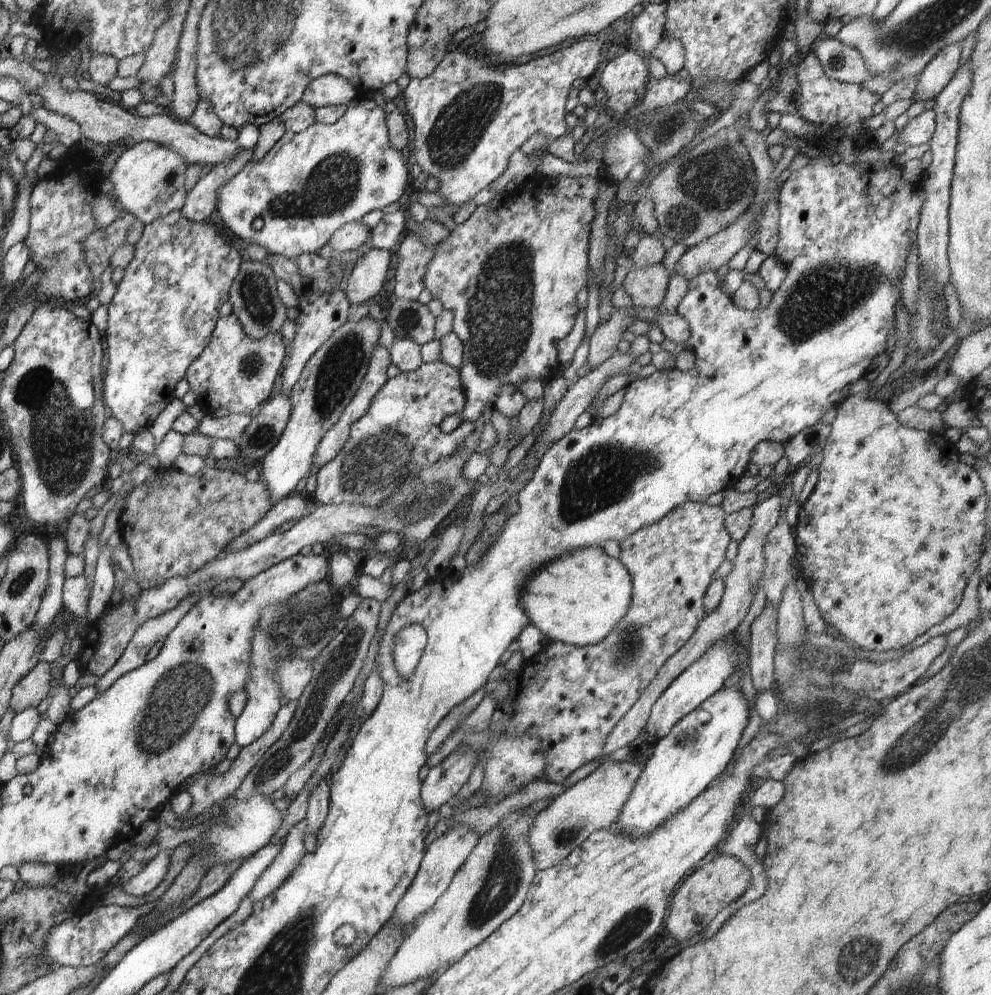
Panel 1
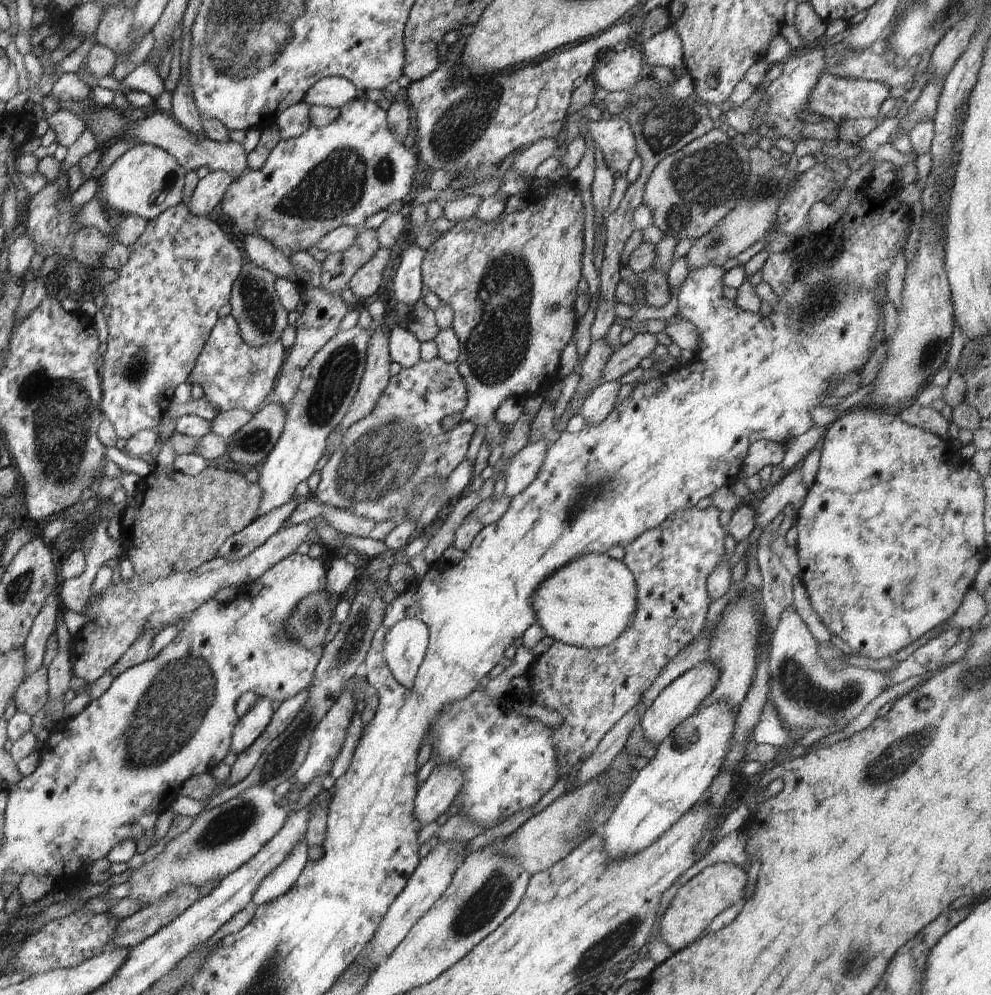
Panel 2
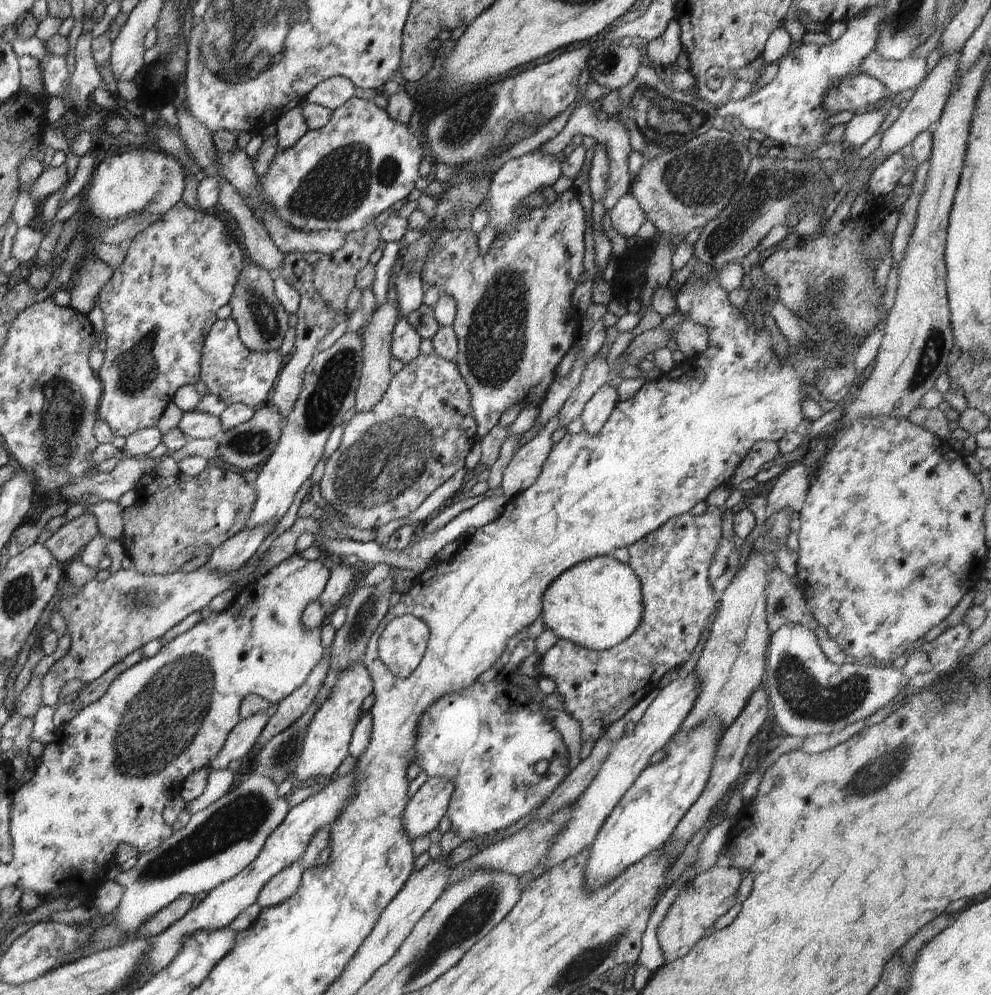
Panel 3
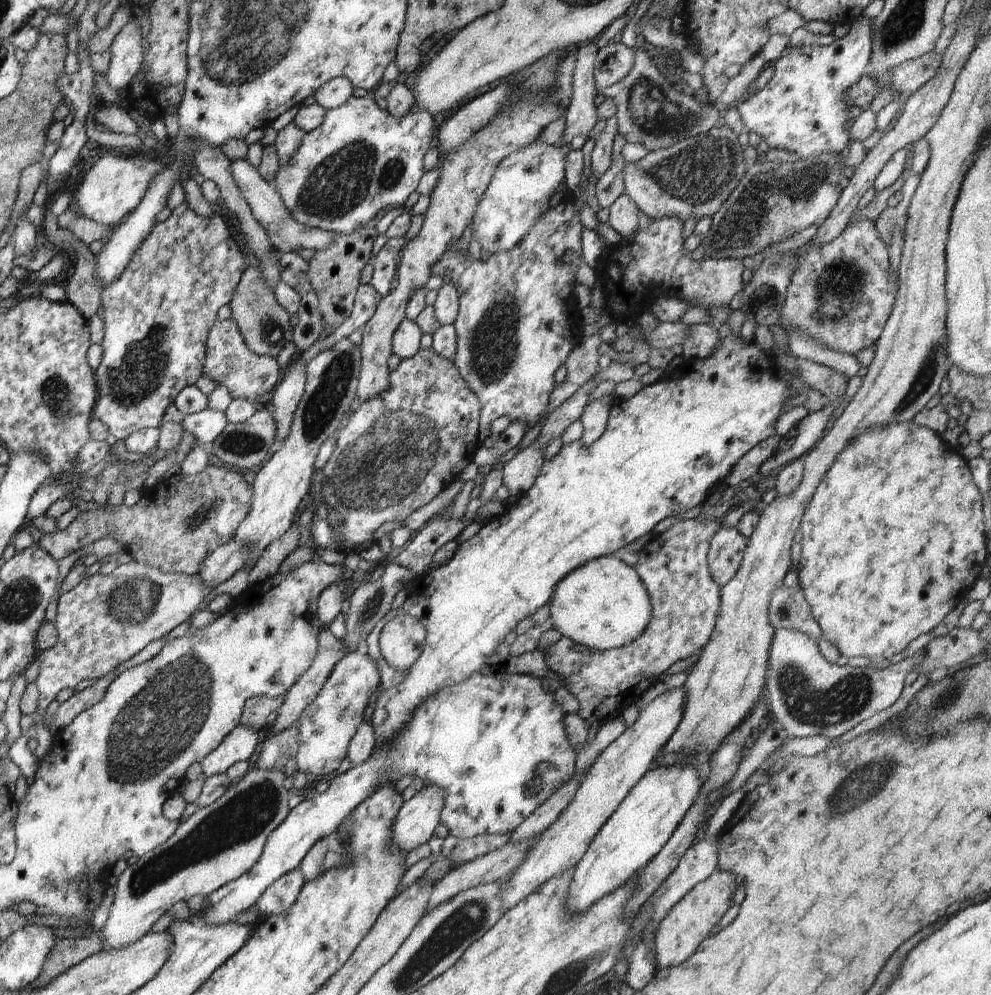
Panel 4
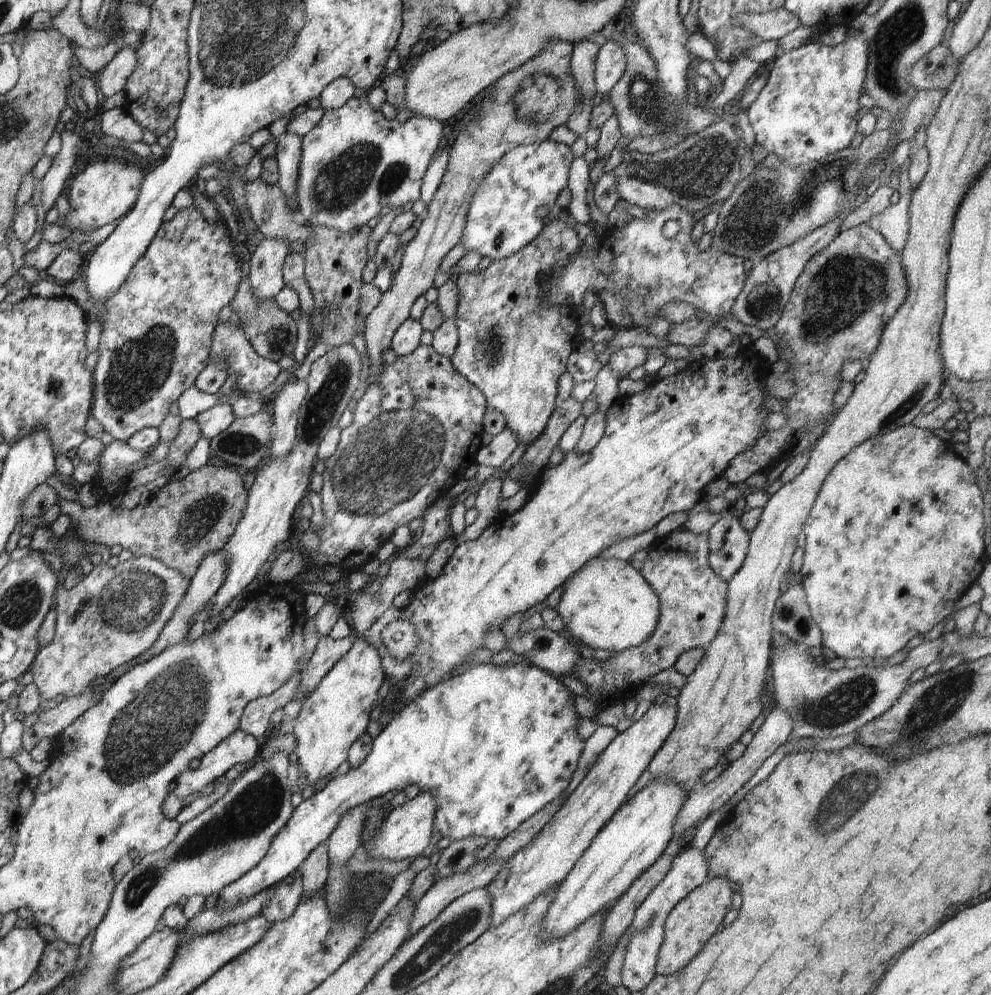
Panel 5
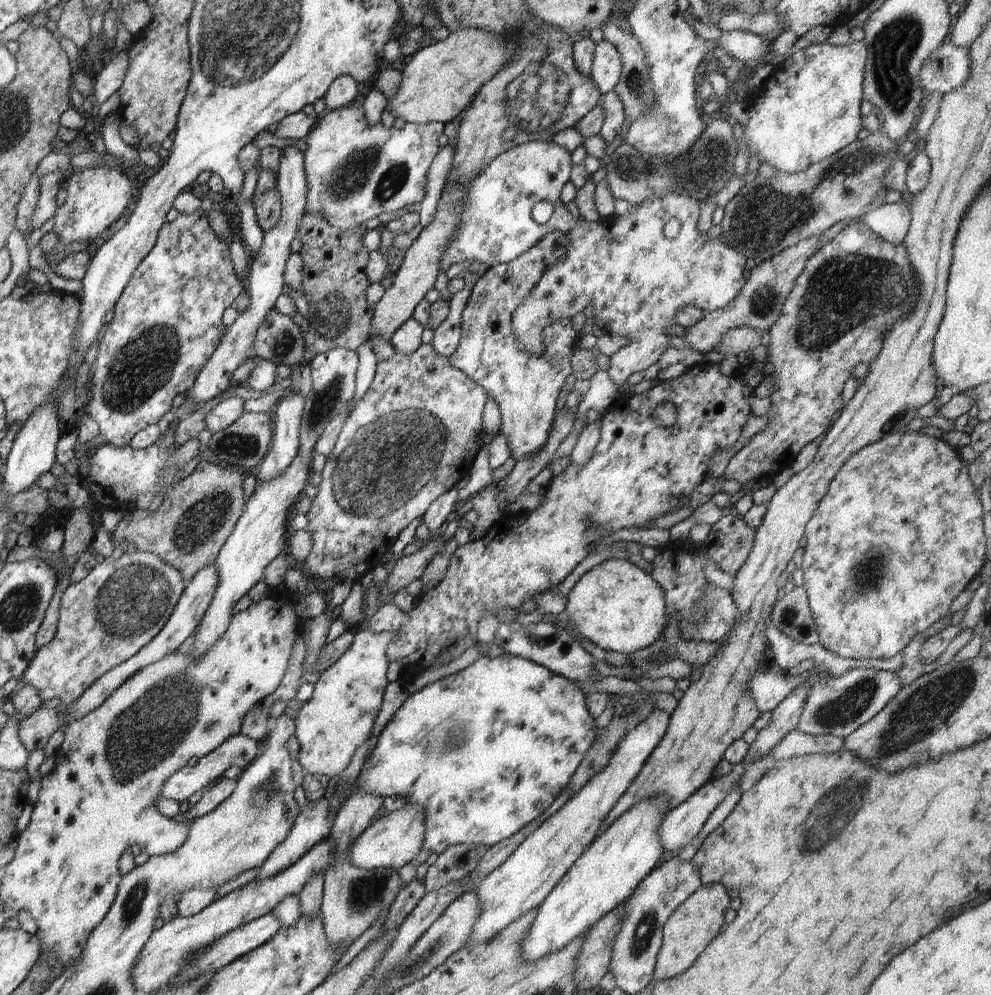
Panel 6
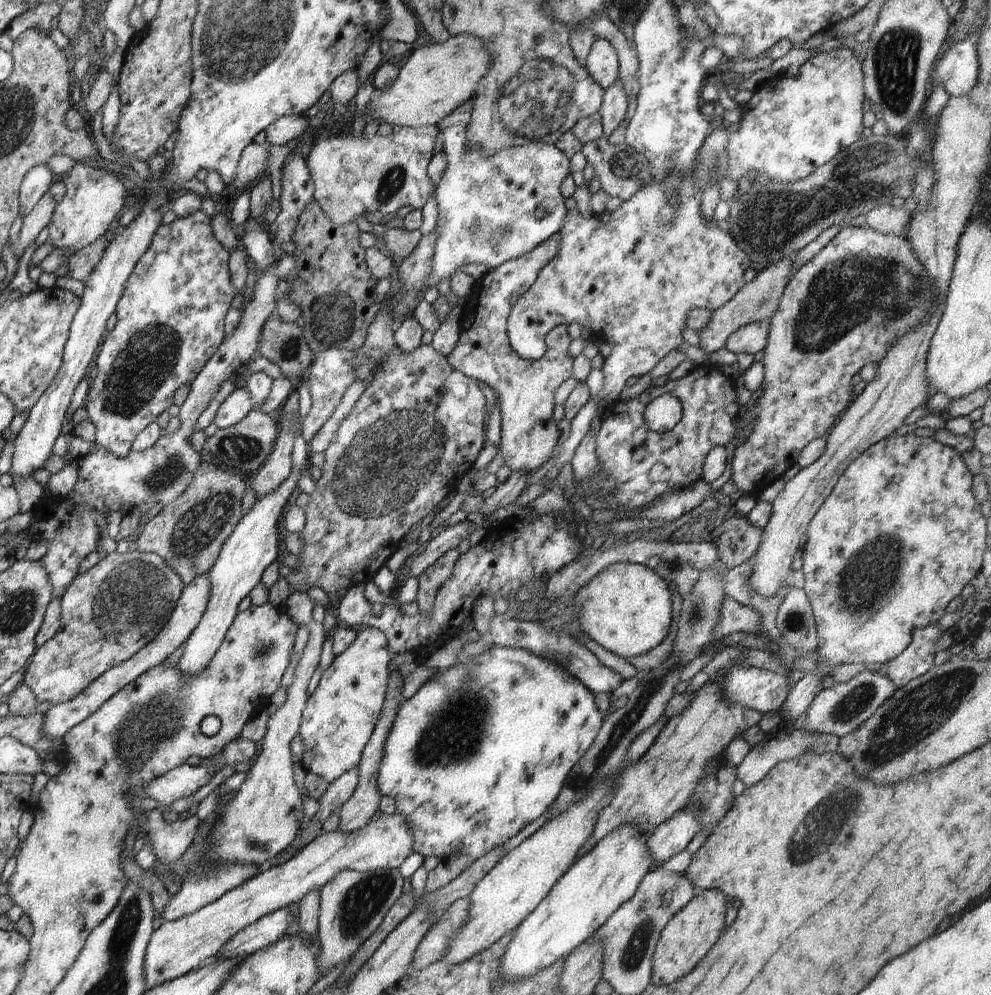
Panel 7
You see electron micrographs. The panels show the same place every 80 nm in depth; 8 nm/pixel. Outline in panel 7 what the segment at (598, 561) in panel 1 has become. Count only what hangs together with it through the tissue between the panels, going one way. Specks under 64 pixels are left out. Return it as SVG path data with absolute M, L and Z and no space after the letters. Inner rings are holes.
M614 563L604 567L574 594L581 630L600 646L622 658L647 653L666 638L672 618L669 583L645 564Z

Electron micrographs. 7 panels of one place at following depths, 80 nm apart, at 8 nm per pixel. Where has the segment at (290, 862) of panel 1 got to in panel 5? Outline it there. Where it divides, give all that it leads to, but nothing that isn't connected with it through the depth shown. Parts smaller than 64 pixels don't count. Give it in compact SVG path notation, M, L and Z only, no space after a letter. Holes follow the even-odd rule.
M300 874L288 875L267 894L262 907L262 916L269 922L288 920L302 898L303 888Z

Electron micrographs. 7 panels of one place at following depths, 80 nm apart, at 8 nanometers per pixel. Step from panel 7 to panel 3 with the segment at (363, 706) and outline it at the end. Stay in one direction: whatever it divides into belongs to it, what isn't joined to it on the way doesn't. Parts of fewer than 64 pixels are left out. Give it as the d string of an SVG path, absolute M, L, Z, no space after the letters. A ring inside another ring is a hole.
M362 660L360 663L352 665L349 669L340 671L336 678L331 678L334 682L330 688L329 696L325 703L315 713L302 744L302 754L292 779L301 784L312 783L313 776L330 778L338 770L338 766L349 753L349 742L356 723L362 716L361 706L364 698L373 692L373 680L370 678L368 669Z

